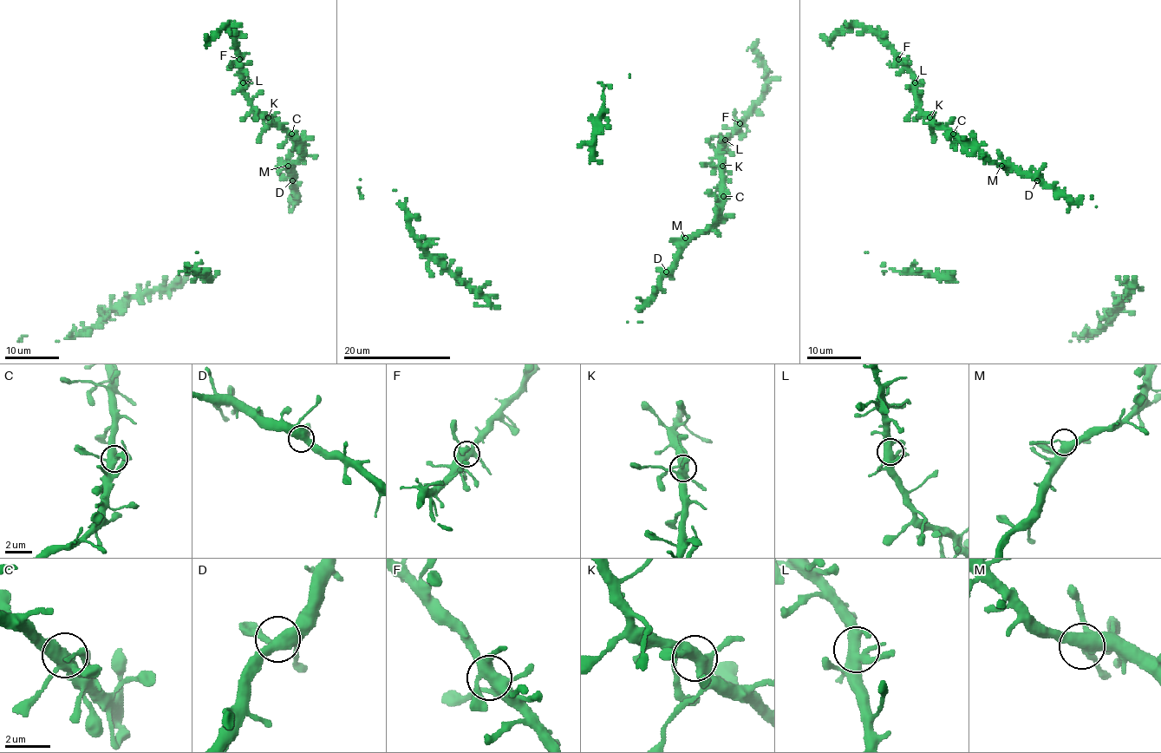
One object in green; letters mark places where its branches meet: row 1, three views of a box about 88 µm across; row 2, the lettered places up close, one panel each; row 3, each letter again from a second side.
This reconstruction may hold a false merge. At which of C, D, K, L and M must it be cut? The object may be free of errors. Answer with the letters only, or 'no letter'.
no letter

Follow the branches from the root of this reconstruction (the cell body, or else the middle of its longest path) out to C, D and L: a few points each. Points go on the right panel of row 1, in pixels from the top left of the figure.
C: (1070, 199), (1032, 178), (1021, 175), (1009, 166), (993, 161), (975, 148), (960, 141), (953, 134)
D: (1070, 199), (1046, 188), (1037, 180)
L: (1070, 199), (1009, 166), (995, 163), (945, 129), (935, 127), (929, 117), (923, 116), (914, 82)

